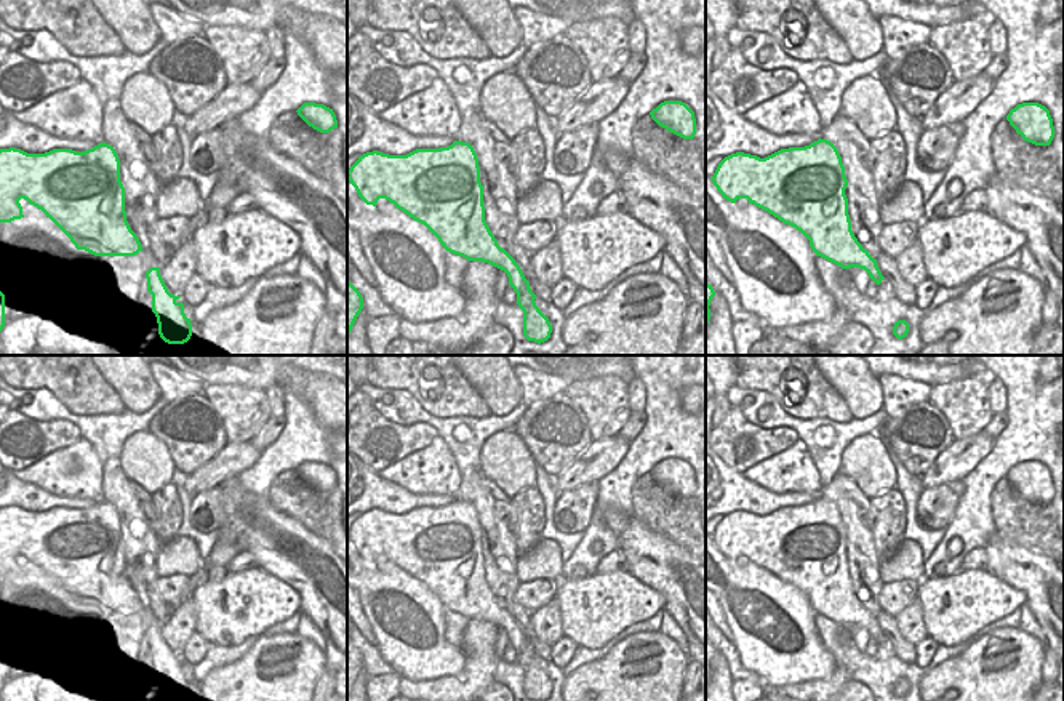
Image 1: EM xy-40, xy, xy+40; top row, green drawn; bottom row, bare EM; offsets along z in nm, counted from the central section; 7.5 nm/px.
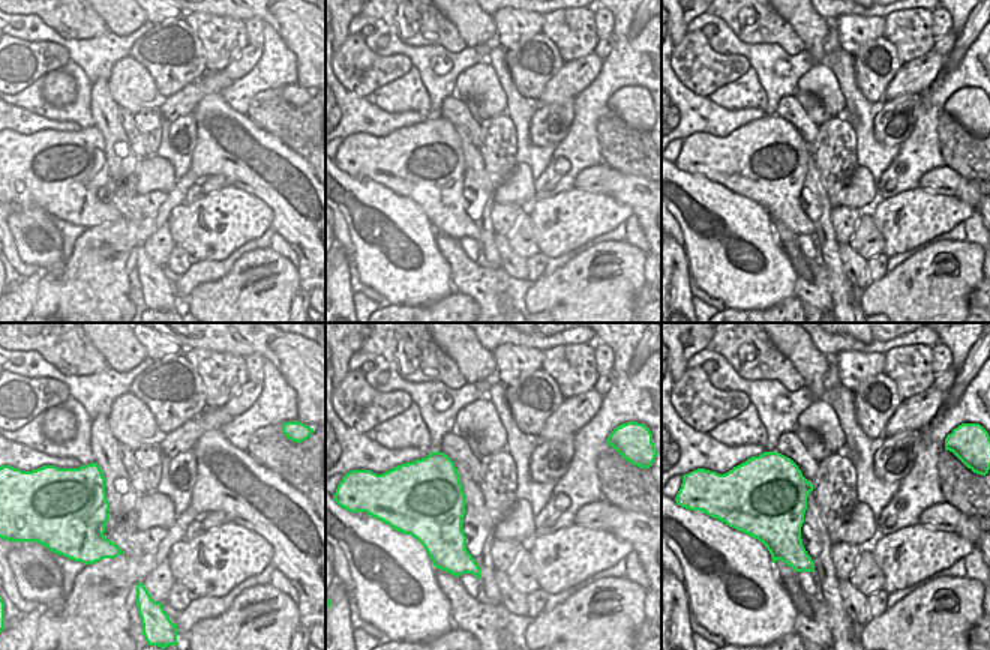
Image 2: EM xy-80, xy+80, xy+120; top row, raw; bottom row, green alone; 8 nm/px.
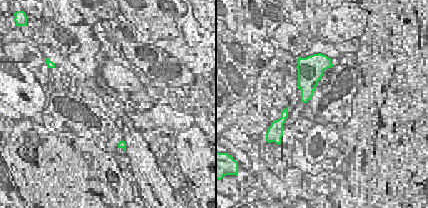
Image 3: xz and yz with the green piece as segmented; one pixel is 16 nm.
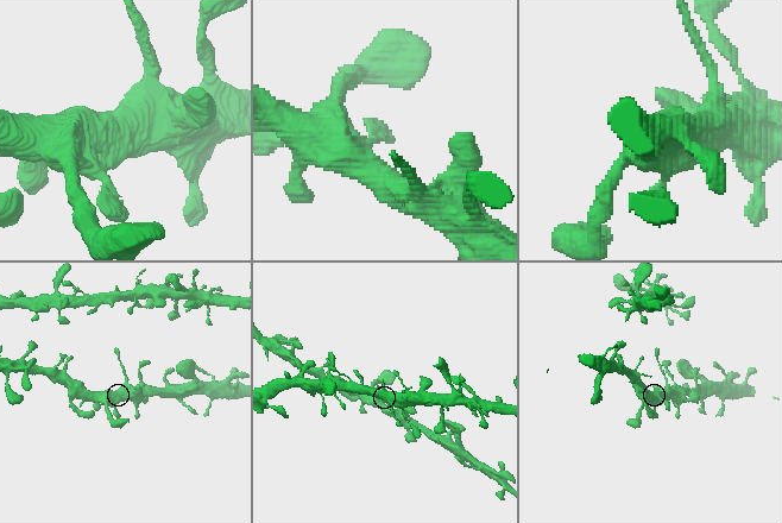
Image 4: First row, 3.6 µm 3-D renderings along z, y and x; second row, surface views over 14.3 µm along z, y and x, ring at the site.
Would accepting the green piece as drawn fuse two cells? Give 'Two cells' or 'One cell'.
One cell.

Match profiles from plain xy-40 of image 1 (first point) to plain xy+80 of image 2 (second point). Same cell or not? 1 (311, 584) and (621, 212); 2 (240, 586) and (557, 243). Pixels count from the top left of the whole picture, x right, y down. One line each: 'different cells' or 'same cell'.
1: different cells
2: same cell

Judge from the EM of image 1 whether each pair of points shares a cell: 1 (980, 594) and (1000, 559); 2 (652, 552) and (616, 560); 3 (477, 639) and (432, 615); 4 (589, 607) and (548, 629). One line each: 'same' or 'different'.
1: different
2: different
3: different
4: different

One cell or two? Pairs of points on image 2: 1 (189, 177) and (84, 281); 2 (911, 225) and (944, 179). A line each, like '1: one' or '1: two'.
1: one
2: two

